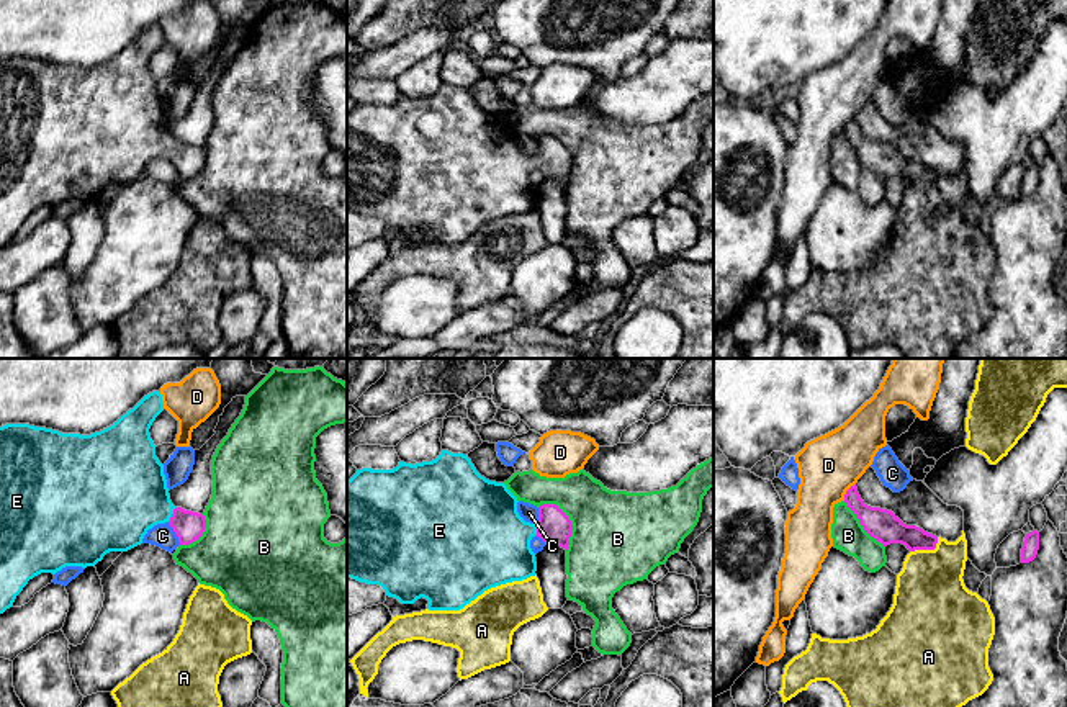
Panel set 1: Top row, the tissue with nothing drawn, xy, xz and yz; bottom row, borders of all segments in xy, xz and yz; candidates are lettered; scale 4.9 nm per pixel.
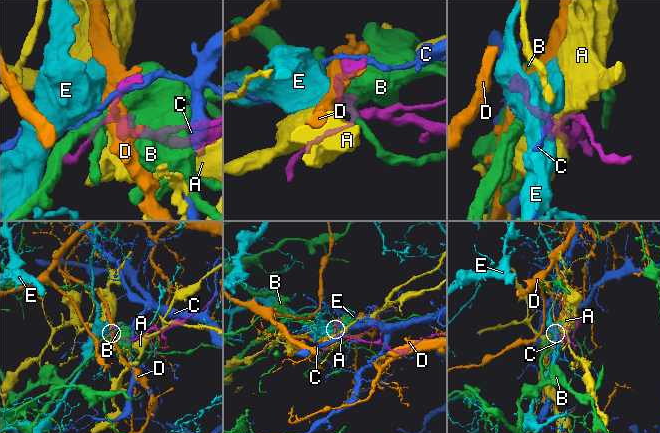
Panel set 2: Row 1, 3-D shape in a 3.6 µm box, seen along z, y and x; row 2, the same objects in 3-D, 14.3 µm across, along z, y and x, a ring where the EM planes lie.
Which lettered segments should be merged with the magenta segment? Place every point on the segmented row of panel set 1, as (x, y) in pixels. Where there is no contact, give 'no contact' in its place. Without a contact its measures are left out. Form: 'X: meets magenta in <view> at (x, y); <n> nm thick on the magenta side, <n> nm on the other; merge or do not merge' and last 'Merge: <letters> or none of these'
A: meets magenta in yz at (927, 549); 150 nm thick on the magenta side, 360 nm on the other; do not merge
B: meets magenta in xz at (568, 519); 170 nm thick on the magenta side, 440 nm on the other; do not merge
C: meets magenta in xy at (175, 532); 150 nm thick on the magenta side, 120 nm on the other; do not merge
D: meets magenta in yz at (846, 491); 160 nm thick on the magenta side, 300 nm on the other; do not merge
E: meets magenta in xy at (172, 514); 150 nm thick on the magenta side, 400 nm on the other; merge
Merge: E

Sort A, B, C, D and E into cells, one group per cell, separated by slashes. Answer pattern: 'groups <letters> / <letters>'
groups A / B / C / D / E

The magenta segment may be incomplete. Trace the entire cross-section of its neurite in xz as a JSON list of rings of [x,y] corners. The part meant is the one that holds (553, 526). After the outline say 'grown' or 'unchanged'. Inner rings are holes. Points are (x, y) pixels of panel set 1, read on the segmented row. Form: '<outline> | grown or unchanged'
[[[442,450],[432,462],[416,465],[399,462],[393,470],[357,470],[357,473],[347,481],[347,578],[367,584],[378,584],[385,589],[386,596],[398,599],[401,604],[414,604],[417,599],[424,597],[429,601],[429,610],[460,610],[491,588],[535,576],[537,561],[535,553],[530,548],[530,540],[535,535],[540,537],[545,545],[558,545],[568,550],[573,524],[556,504],[538,506],[538,520],[530,524],[519,516],[517,502],[517,498],[504,483],[489,481],[481,476],[468,455],[452,453],[448,450]]] | grown

